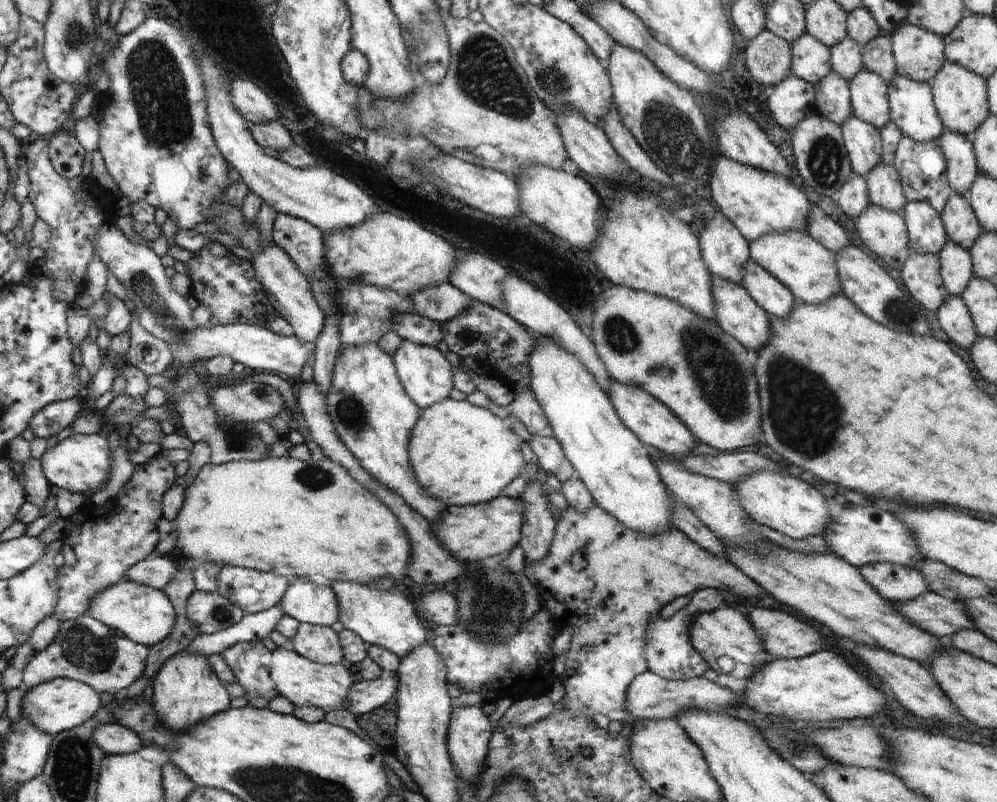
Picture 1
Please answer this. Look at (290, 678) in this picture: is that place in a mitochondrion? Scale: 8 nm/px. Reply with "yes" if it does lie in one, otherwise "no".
no

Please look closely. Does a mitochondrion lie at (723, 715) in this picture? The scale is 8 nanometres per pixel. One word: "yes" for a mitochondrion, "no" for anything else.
no

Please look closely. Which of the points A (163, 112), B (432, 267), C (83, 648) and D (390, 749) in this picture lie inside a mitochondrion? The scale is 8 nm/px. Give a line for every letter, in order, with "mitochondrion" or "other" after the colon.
A: mitochondrion
B: other
C: mitochondrion
D: other

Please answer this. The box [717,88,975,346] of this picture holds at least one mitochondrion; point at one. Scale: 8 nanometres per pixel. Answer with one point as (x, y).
(825, 162)

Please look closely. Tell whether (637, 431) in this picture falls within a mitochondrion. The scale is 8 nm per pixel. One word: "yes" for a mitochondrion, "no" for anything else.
no

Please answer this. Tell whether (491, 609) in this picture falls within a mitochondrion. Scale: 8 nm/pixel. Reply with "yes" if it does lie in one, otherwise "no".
yes

